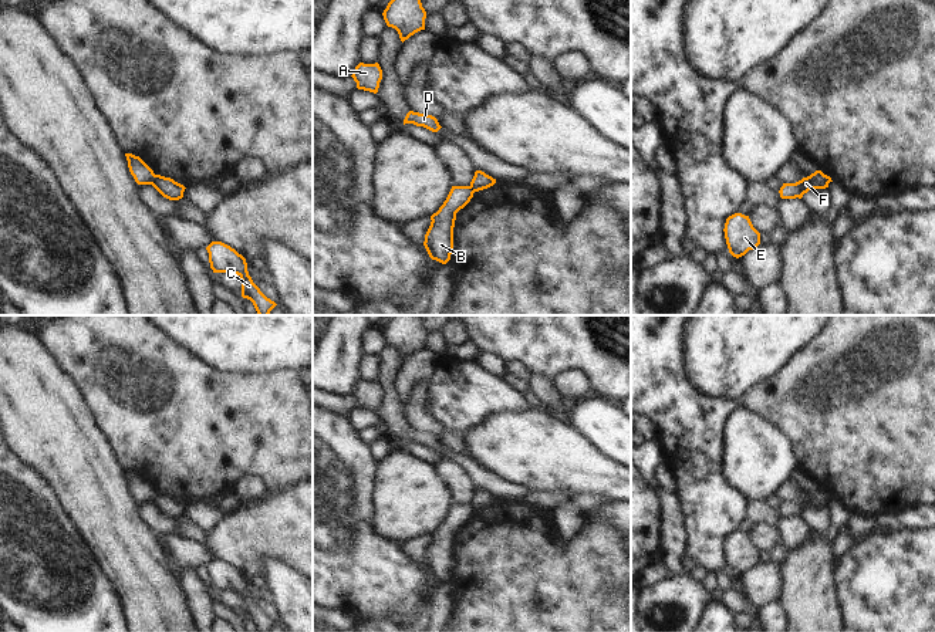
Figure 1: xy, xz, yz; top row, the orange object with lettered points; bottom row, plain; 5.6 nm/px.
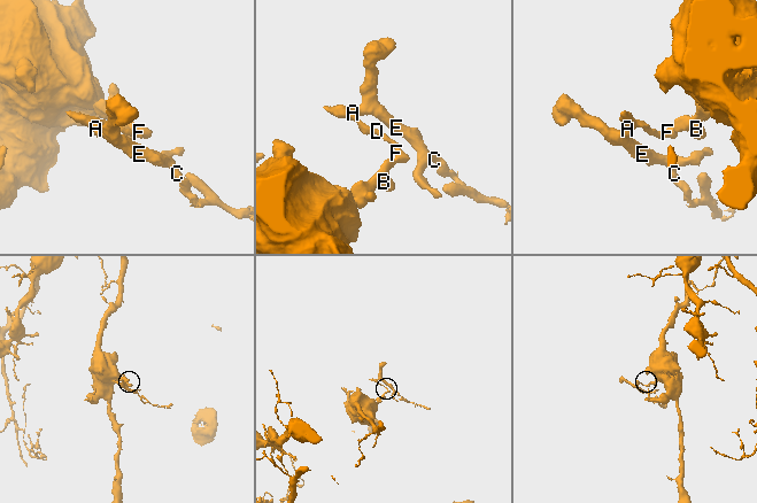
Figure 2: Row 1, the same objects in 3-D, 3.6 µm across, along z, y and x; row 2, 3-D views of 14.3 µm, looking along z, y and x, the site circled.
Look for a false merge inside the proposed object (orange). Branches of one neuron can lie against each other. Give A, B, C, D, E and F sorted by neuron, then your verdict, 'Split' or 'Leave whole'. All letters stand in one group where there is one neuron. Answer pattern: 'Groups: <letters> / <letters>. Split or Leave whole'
Groups: A C D E F / B. Split.

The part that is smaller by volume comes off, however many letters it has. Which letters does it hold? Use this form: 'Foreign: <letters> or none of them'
Foreign: A, C, D, E, F

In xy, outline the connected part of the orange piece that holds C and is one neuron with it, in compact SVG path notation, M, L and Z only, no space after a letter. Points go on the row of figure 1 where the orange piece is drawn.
M212 241L206 250L213 273L237 274L242 280L242 297L253 303L259 315L269 315L277 304L267 298L253 283L247 271L246 258L222 241Z

